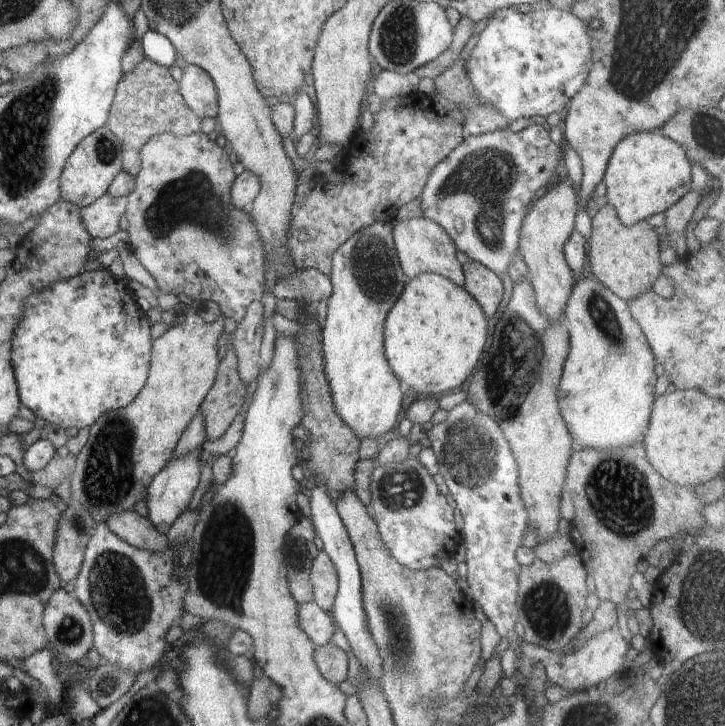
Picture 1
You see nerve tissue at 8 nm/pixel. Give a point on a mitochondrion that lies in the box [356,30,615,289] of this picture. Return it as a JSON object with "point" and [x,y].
{"point":[484,176]}

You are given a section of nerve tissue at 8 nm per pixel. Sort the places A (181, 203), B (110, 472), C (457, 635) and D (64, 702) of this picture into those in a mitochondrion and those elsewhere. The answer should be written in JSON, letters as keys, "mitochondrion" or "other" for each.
{"A":"mitochondrion","B":"mitochondrion","C":"other","D":"other"}

